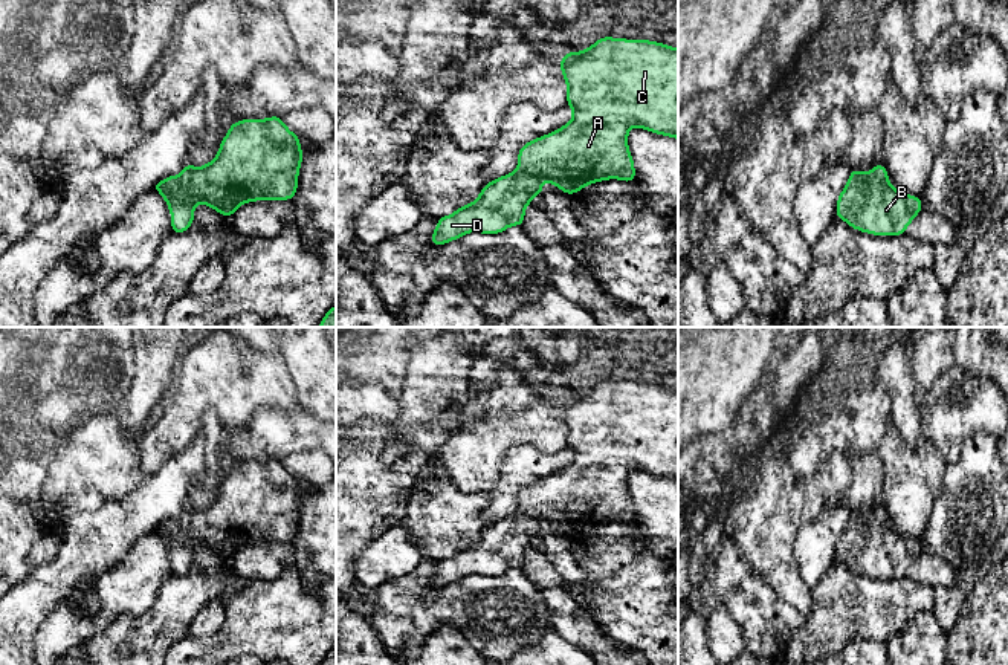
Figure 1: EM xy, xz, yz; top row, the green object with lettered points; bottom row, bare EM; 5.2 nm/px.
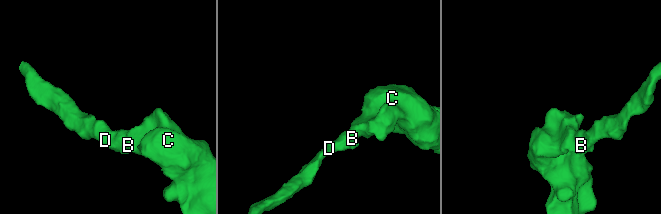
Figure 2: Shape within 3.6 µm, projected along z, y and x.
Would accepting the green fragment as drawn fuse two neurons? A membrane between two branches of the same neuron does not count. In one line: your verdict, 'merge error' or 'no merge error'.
no merge error

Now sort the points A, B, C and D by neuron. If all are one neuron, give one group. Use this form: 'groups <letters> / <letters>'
groups A B C D

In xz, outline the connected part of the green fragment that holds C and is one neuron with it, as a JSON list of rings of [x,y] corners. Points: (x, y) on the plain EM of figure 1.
[[[605,379],[582,394],[564,397],[561,411],[573,462],[522,488],[516,514],[486,526],[473,546],[440,560],[432,587],[441,589],[473,573],[499,576],[513,567],[522,569],[525,550],[536,537],[542,537],[544,523],[576,537],[599,523],[637,521],[628,491],[632,469],[678,482],[678,391],[648,382]]]

